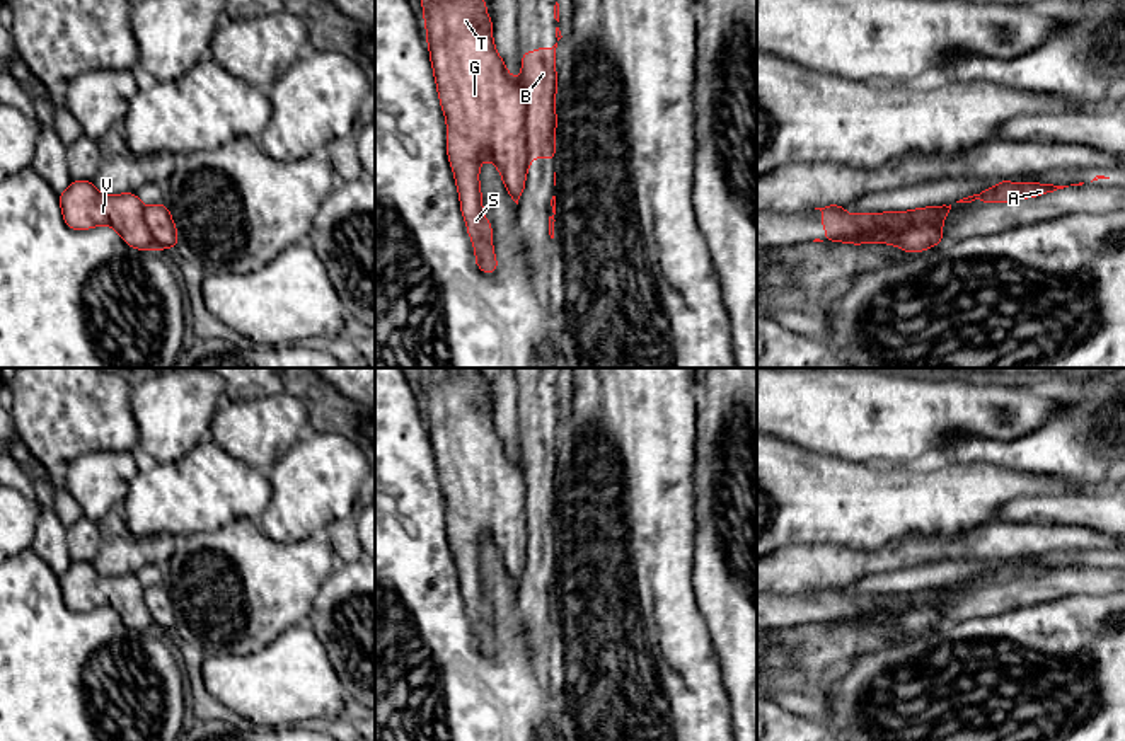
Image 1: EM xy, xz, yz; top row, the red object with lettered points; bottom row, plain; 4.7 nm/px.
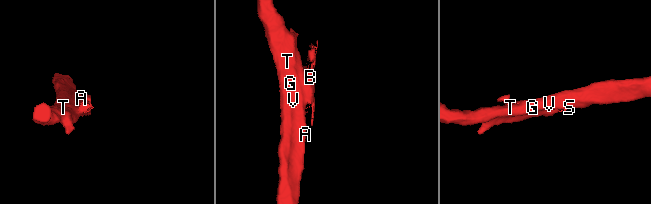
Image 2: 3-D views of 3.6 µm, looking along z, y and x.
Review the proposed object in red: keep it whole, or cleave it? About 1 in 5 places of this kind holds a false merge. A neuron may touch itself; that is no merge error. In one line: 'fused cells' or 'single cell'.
fused cells

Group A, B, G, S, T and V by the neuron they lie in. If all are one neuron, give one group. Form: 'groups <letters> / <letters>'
groups A G S T V / B

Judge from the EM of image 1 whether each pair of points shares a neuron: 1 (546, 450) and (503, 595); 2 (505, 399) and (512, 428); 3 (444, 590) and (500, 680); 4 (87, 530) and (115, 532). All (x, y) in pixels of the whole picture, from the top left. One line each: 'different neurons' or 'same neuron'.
1: different neurons
2: same neuron
3: same neuron
4: different neurons

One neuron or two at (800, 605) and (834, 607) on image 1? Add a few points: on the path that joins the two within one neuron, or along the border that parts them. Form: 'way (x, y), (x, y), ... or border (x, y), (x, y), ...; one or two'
way (808, 605), (825, 605); one

